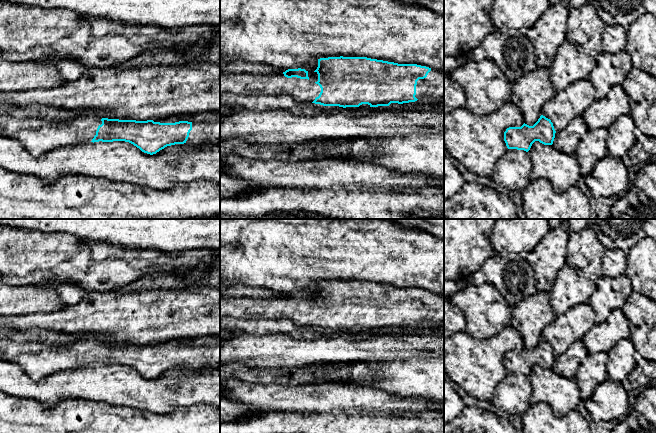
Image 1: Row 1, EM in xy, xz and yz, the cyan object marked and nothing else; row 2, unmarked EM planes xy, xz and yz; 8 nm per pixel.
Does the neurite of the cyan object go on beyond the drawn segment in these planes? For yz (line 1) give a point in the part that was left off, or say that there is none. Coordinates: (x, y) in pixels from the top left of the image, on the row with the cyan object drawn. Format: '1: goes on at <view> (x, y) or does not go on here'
1: does not go on here

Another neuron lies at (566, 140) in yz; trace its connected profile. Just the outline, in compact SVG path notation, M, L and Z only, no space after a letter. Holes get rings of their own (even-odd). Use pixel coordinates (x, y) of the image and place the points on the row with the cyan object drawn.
M582 115L577 116L563 130L556 131L553 146L566 154L575 154L579 141L588 129Z

